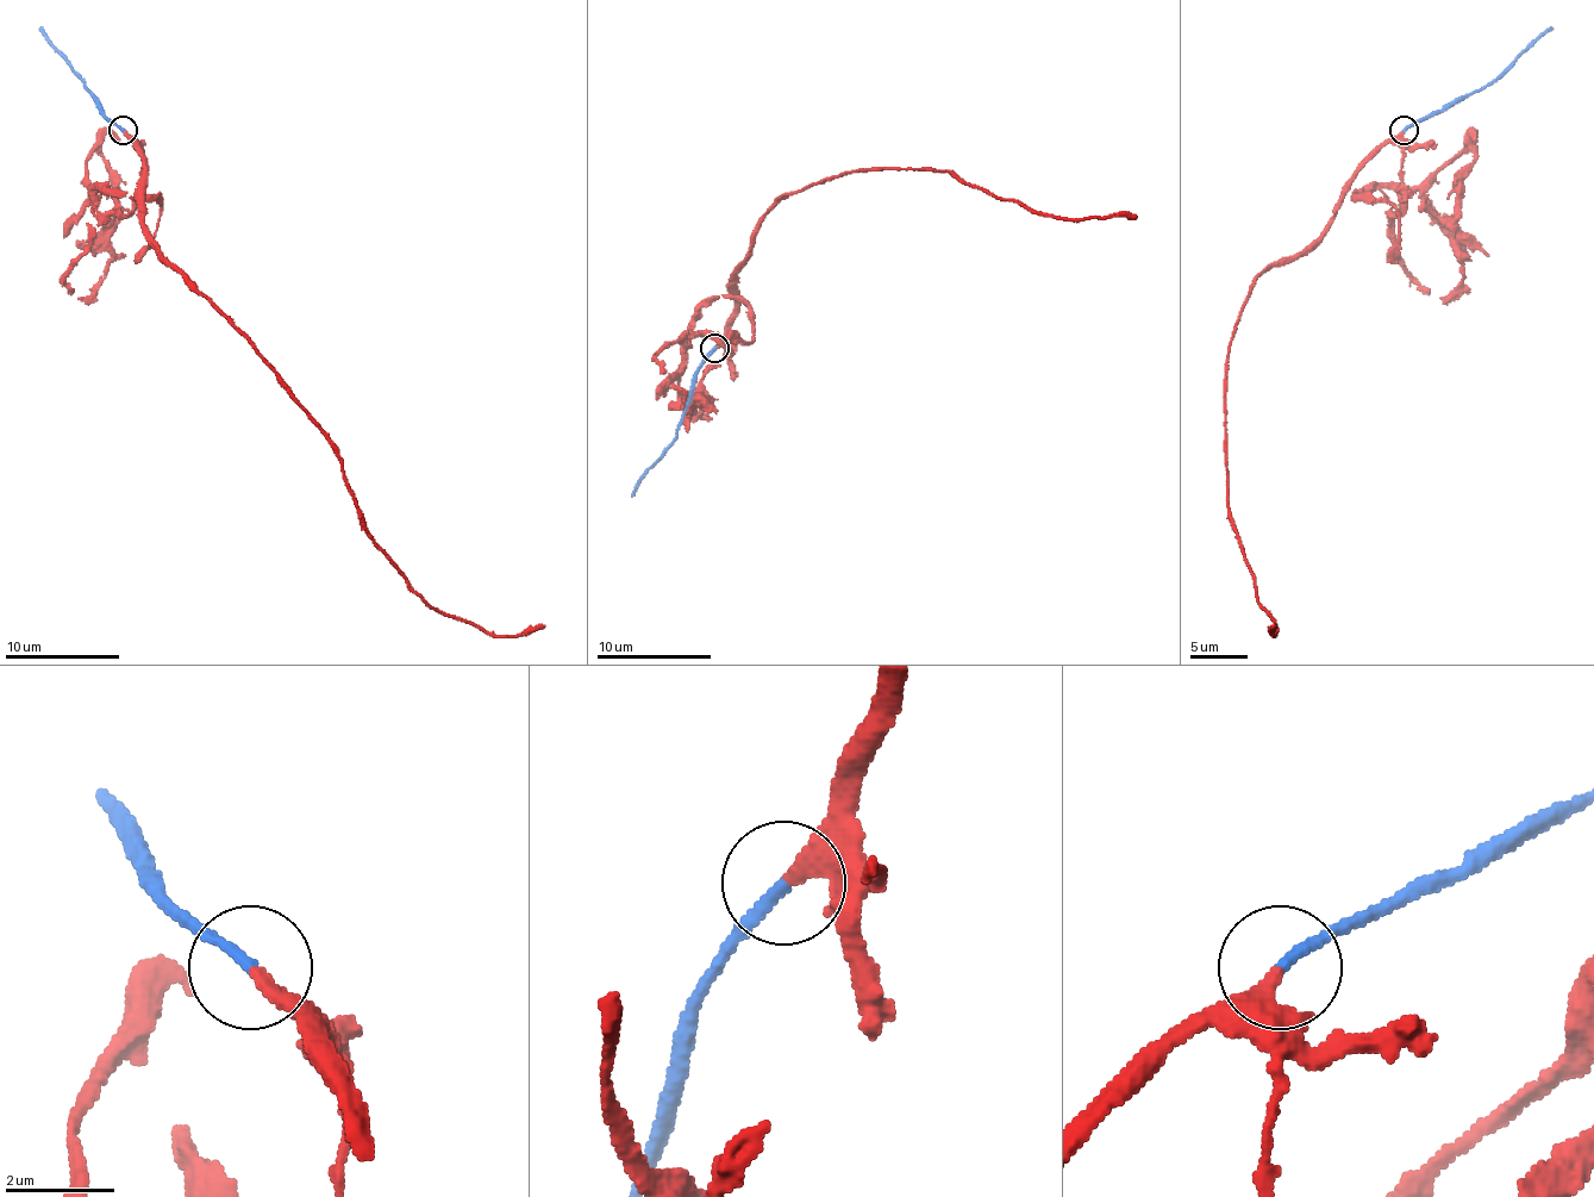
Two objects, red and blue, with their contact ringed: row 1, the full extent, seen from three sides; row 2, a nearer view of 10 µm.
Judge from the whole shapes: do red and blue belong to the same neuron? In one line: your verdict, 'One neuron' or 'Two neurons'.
One neuron

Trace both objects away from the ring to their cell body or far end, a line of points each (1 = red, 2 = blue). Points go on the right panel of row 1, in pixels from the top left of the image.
1: (1405, 131), (1364, 162), (1327, 228), (1256, 280), (1227, 348), (1230, 525), (1270, 625)
2: (1405, 131), (1493, 82), (1554, 27)

